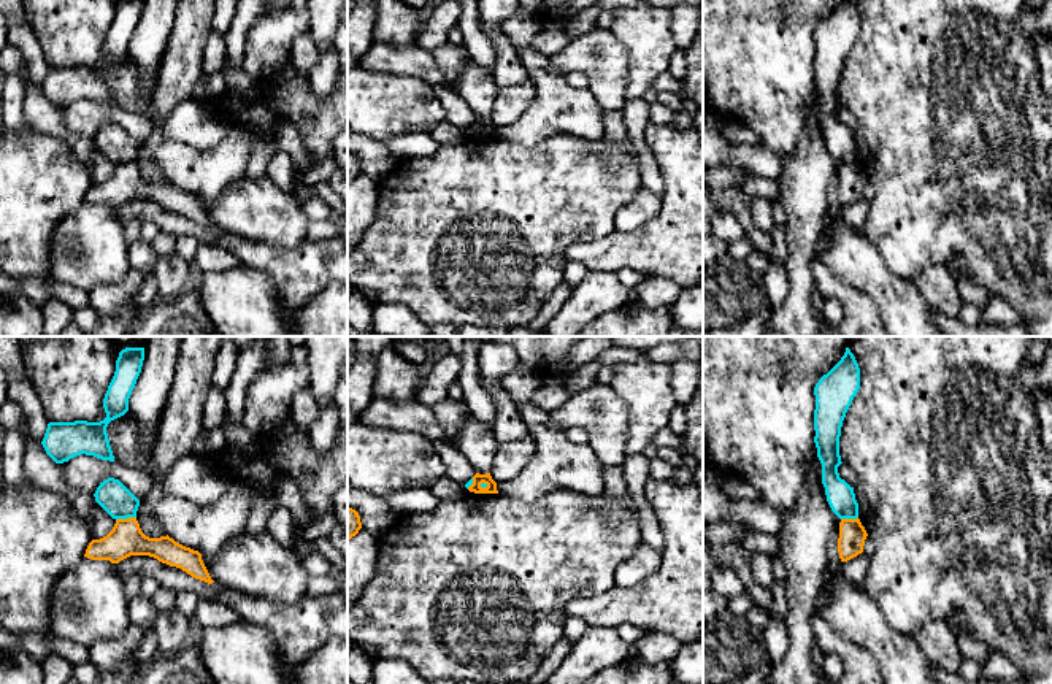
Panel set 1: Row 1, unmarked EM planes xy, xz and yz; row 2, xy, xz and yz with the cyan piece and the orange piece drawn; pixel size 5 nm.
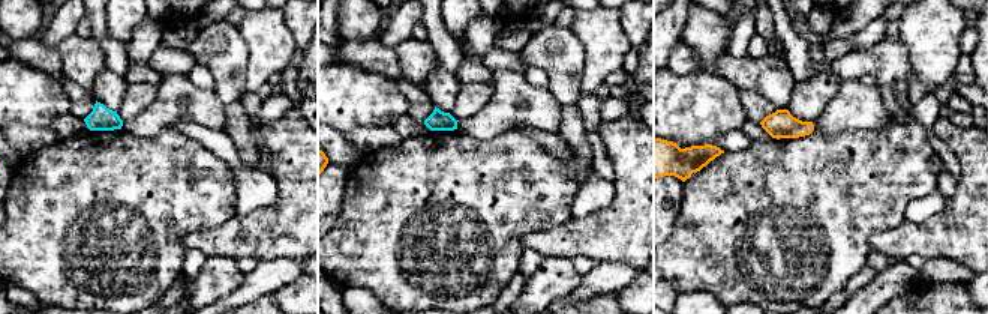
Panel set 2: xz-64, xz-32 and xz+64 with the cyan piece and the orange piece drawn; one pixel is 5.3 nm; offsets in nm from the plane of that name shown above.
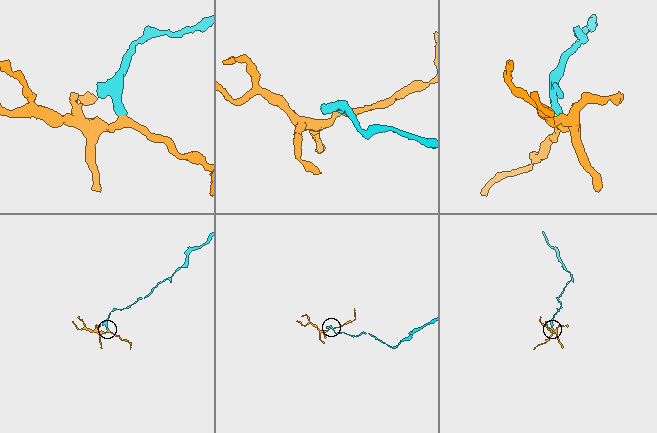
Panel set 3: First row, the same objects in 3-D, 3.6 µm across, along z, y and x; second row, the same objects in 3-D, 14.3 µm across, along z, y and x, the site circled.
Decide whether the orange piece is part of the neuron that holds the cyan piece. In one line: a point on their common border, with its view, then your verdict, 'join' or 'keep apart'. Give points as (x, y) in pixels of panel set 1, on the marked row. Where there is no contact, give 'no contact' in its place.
meets cyan in xy at (126, 518); keep apart

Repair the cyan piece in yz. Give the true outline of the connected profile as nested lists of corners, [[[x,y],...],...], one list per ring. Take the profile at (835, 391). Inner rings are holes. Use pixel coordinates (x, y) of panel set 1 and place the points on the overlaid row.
[[[846,348],[841,360],[814,387],[814,443],[822,463],[827,501],[839,519],[857,519],[858,503],[854,487],[839,478],[839,436],[846,413],[860,389],[858,363]]]

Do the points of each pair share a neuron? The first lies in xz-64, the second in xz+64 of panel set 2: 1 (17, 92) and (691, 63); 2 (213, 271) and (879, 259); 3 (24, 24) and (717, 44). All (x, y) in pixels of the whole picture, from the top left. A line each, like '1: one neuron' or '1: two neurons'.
1: two neurons
2: two neurons
3: one neuron

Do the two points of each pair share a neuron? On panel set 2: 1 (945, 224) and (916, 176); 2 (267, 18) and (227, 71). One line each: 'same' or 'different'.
1: different
2: different

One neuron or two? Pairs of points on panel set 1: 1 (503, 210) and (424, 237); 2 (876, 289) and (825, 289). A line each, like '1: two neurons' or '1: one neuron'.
1: one neuron
2: two neurons

